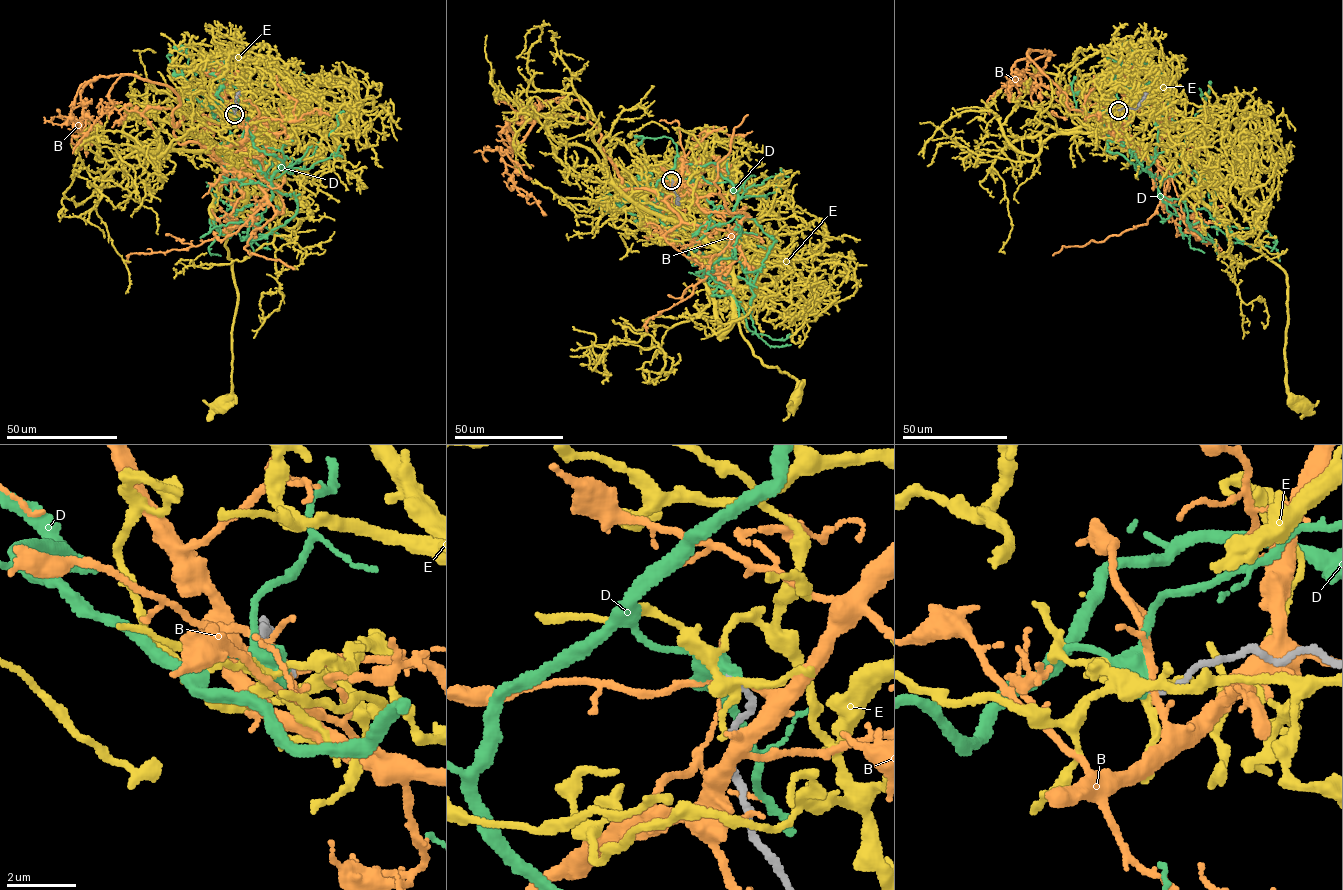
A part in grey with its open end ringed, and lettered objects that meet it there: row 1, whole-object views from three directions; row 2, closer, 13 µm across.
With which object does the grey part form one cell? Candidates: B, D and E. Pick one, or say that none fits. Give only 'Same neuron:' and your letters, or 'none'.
Same neuron: none

